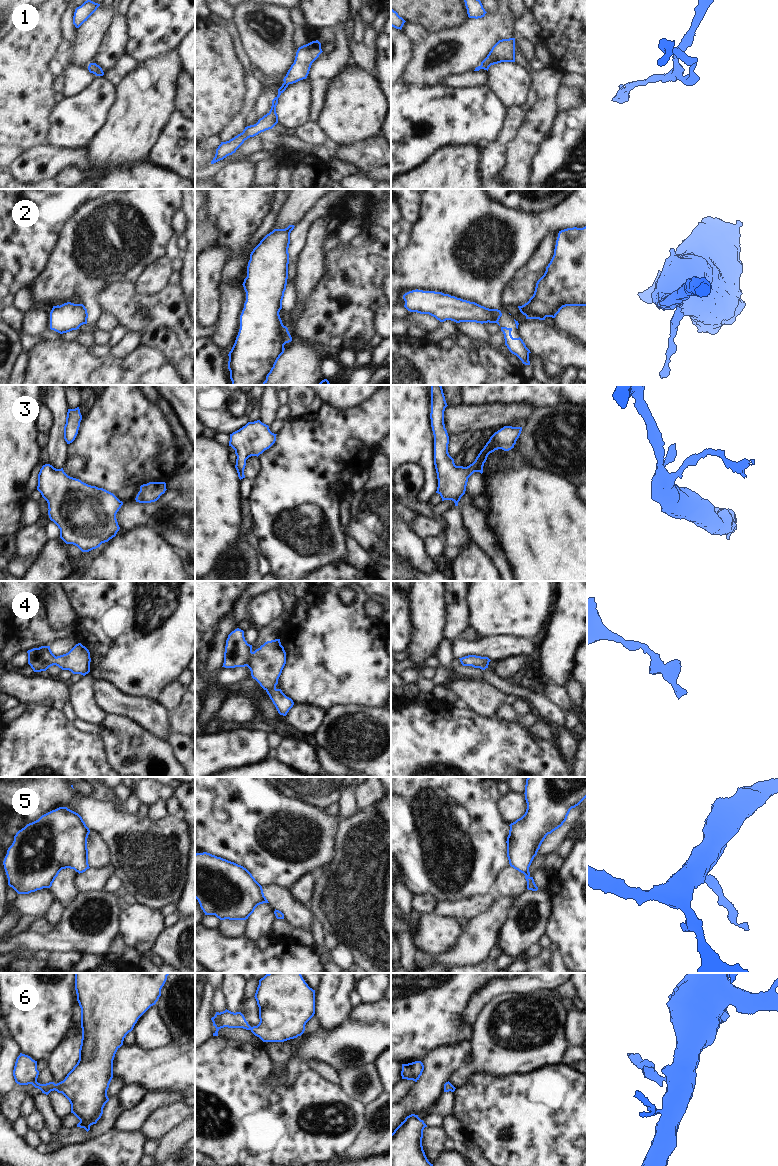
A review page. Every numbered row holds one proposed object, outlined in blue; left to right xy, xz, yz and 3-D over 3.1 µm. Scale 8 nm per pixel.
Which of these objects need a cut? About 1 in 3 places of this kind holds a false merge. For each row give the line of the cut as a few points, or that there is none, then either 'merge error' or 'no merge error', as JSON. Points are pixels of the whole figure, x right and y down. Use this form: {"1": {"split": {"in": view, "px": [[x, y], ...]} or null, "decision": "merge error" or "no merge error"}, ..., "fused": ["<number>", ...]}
{"1": {"split": null, "decision": "no merge error"}, "2": {"split": {"in": "xz", "px": [[285, 286], [280, 300], [280, 308]]}, "decision": "merge error"}, "3": {"split": null, "decision": "no merge error"}, "4": {"split": null, "decision": "no merge error"}, "5": {"split": null, "decision": "no merge error"}, "6": {"split": null, "decision": "no merge error"}, "fused": ["2"]}

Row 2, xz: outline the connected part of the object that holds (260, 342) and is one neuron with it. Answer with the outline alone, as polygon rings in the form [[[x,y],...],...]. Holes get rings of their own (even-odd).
[[[289,225],[285,229],[274,229],[250,254],[247,277],[242,284],[246,292],[246,301],[240,315],[240,329],[228,354],[228,369],[232,385],[265,385],[278,359],[284,353],[284,345],[292,341],[279,312],[280,300],[287,285],[288,248],[290,233],[294,227],[294,225]]]

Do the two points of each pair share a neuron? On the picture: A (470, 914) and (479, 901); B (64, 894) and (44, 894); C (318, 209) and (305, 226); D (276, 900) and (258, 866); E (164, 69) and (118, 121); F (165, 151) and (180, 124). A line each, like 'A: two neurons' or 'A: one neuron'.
A: one neuron
B: two neurons
C: one neuron
D: two neurons
E: one neuron
F: one neuron

